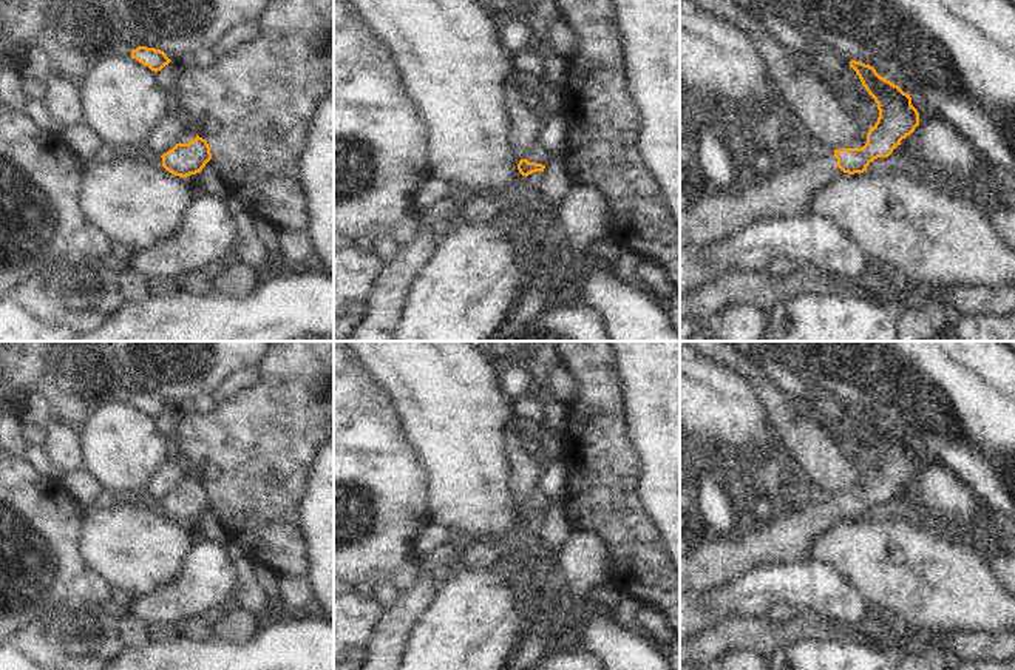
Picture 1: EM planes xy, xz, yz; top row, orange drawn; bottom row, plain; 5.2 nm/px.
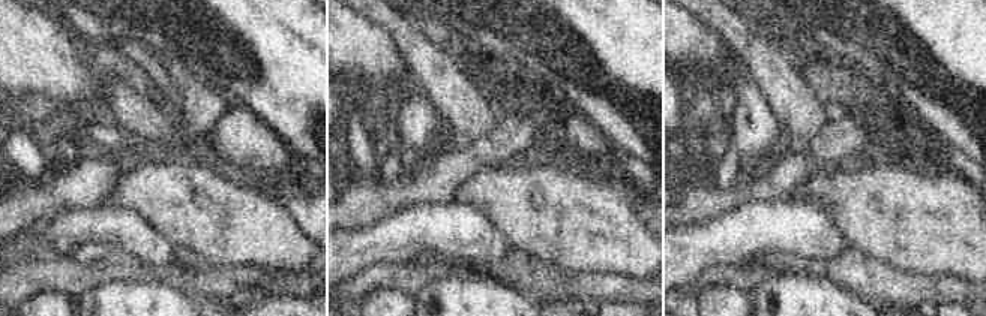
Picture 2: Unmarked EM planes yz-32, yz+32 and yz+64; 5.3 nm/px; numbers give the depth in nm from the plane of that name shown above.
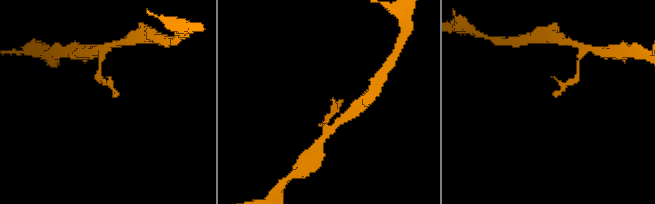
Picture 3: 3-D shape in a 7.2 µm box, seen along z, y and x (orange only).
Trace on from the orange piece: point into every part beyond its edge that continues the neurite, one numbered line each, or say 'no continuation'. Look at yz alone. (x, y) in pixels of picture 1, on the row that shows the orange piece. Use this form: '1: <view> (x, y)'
1: yz (782, 193)

